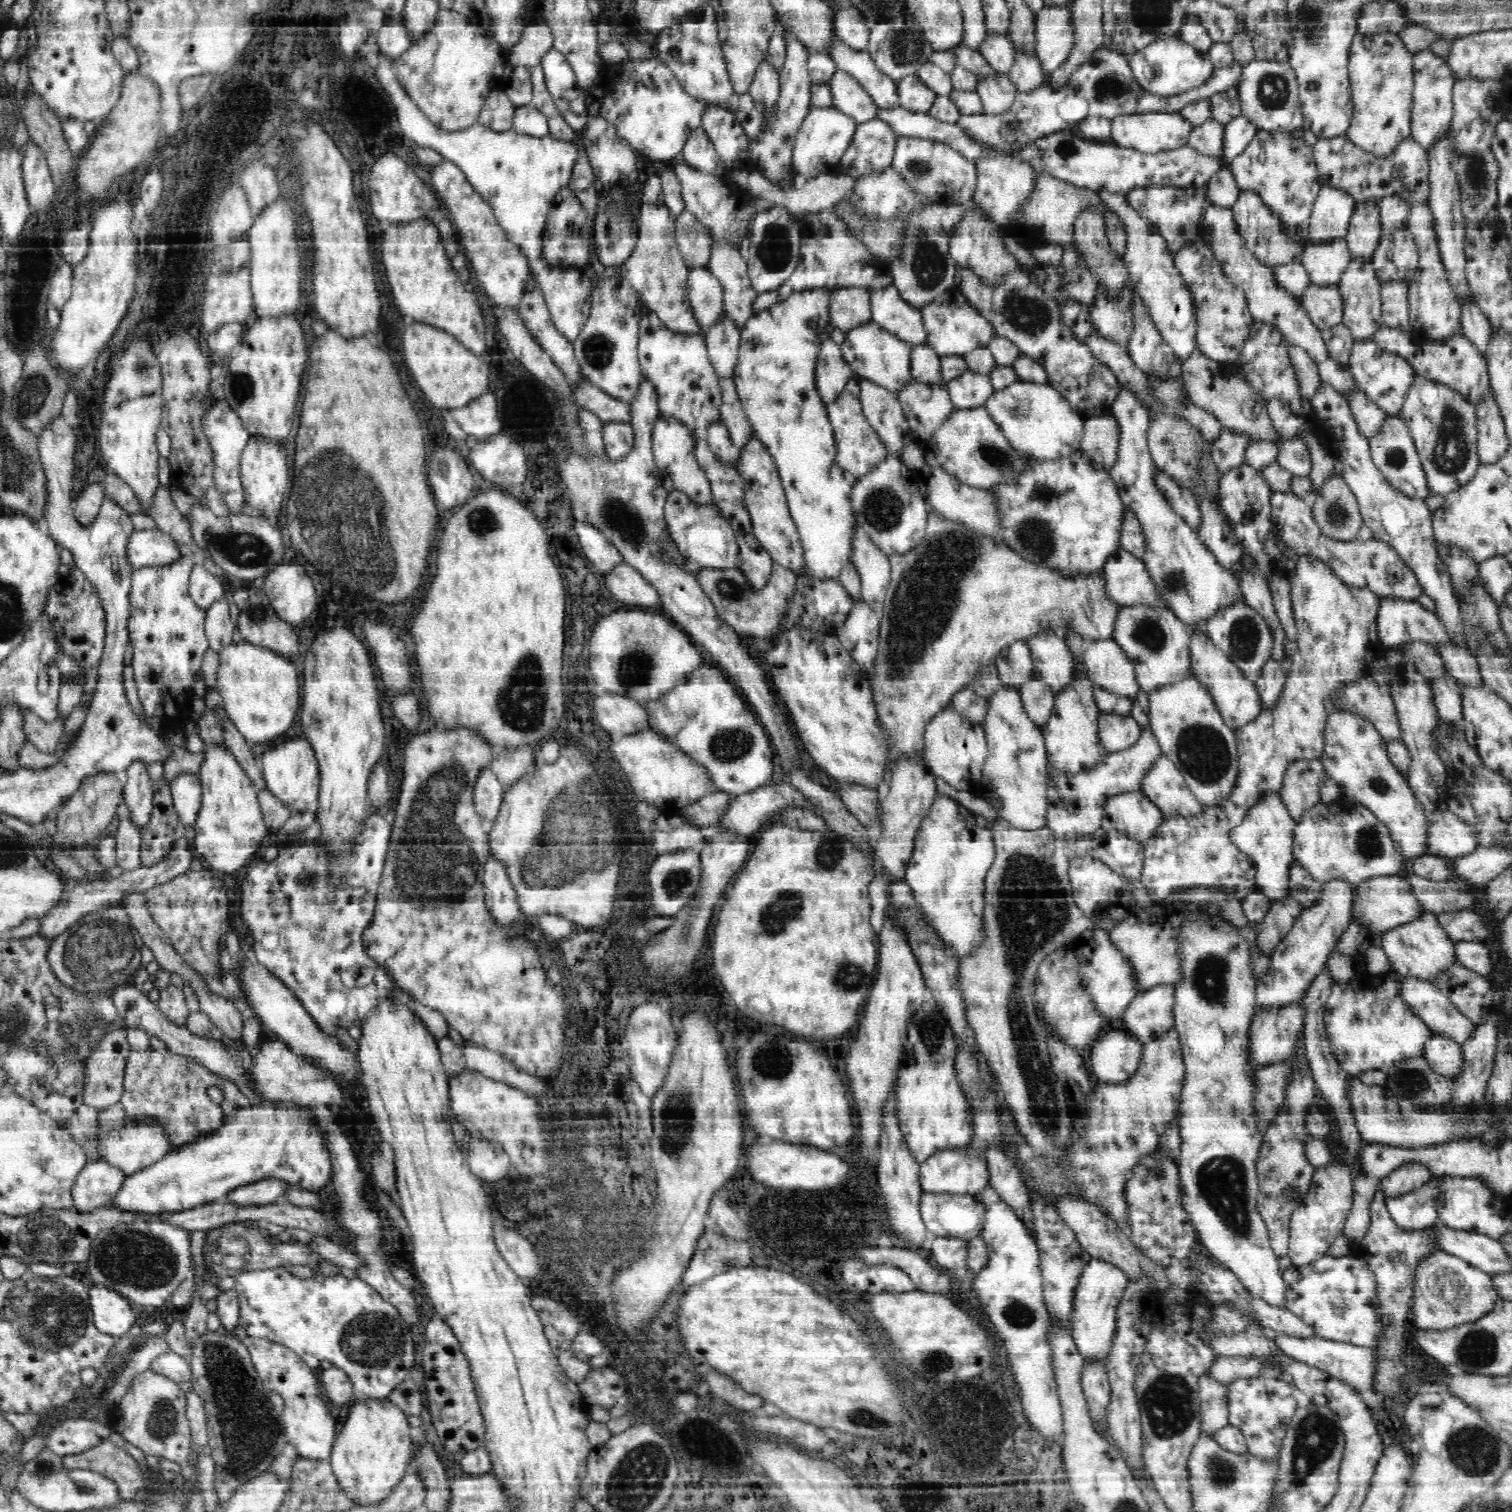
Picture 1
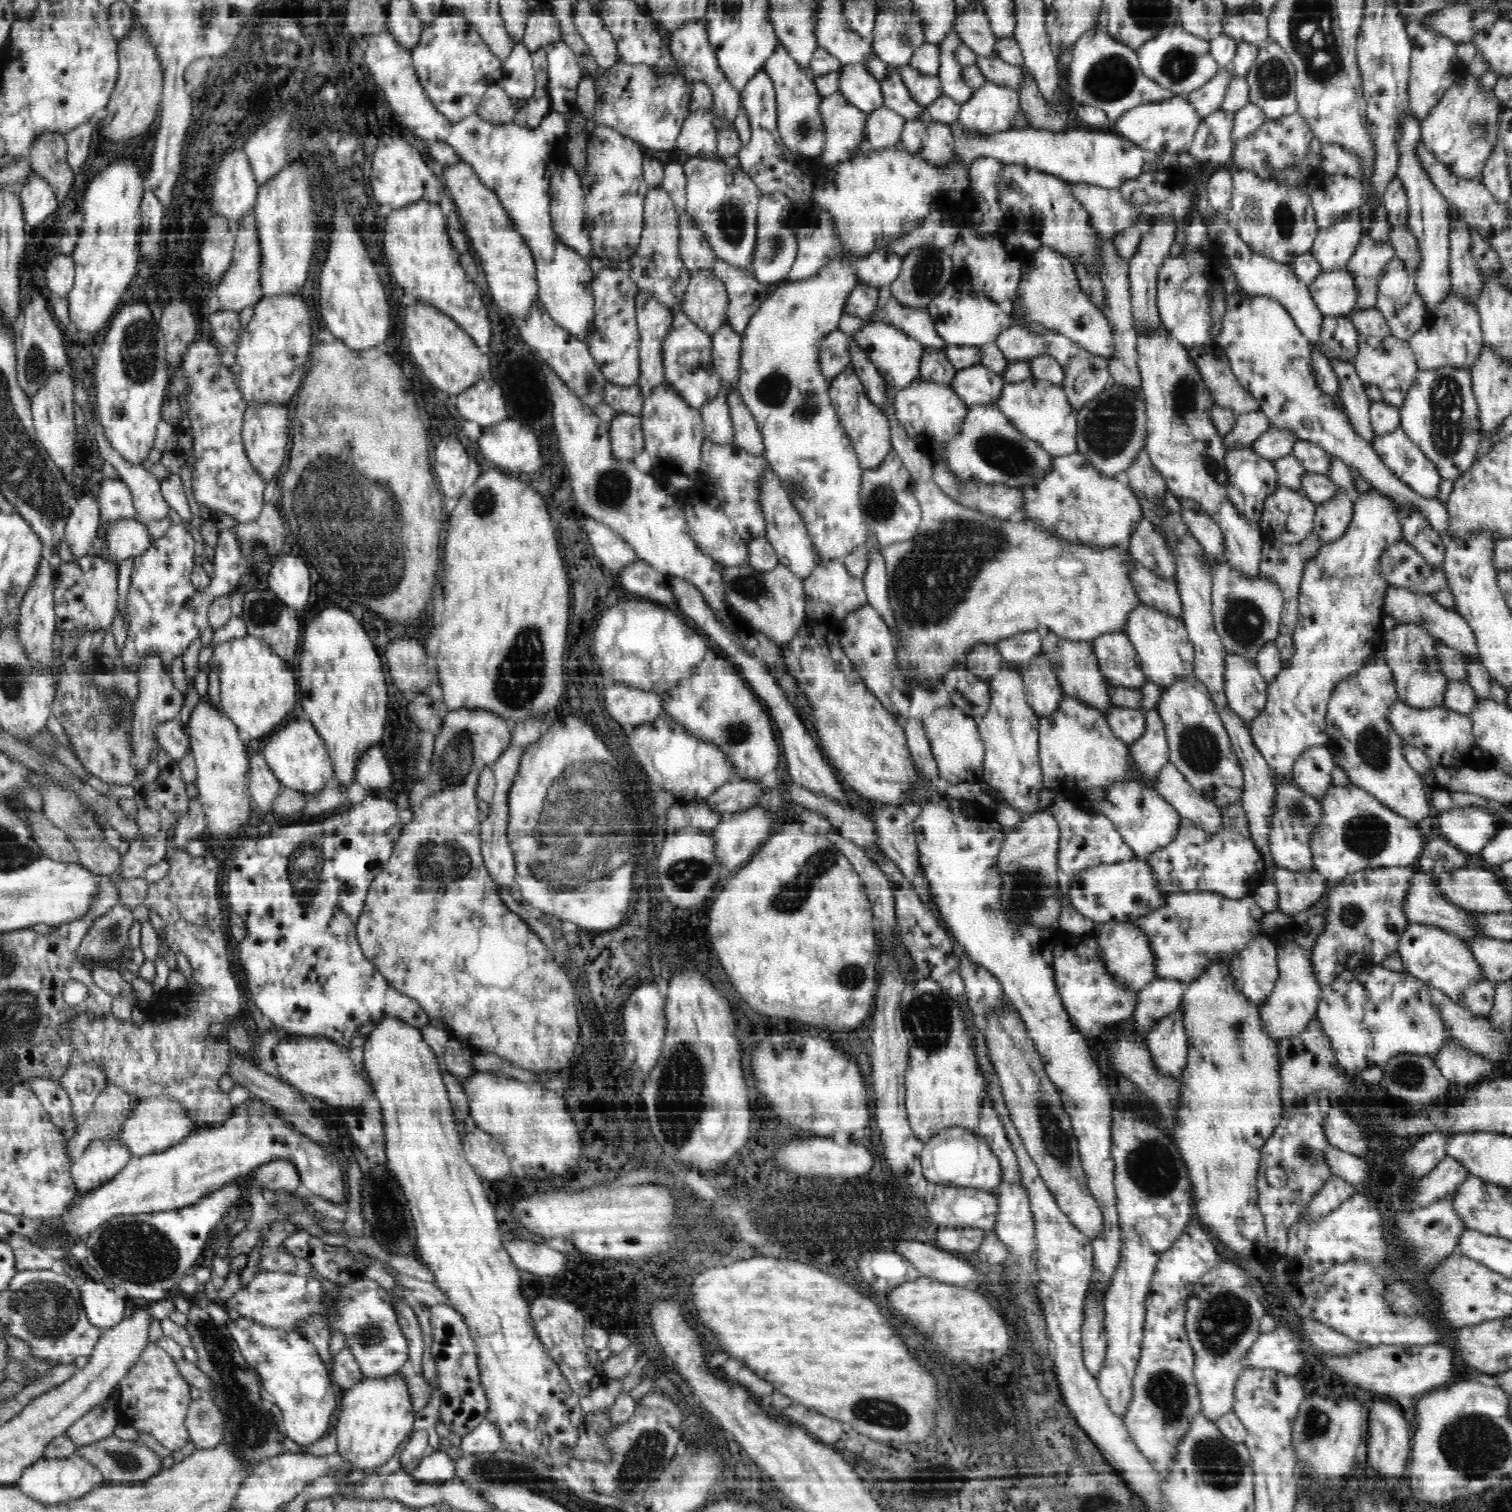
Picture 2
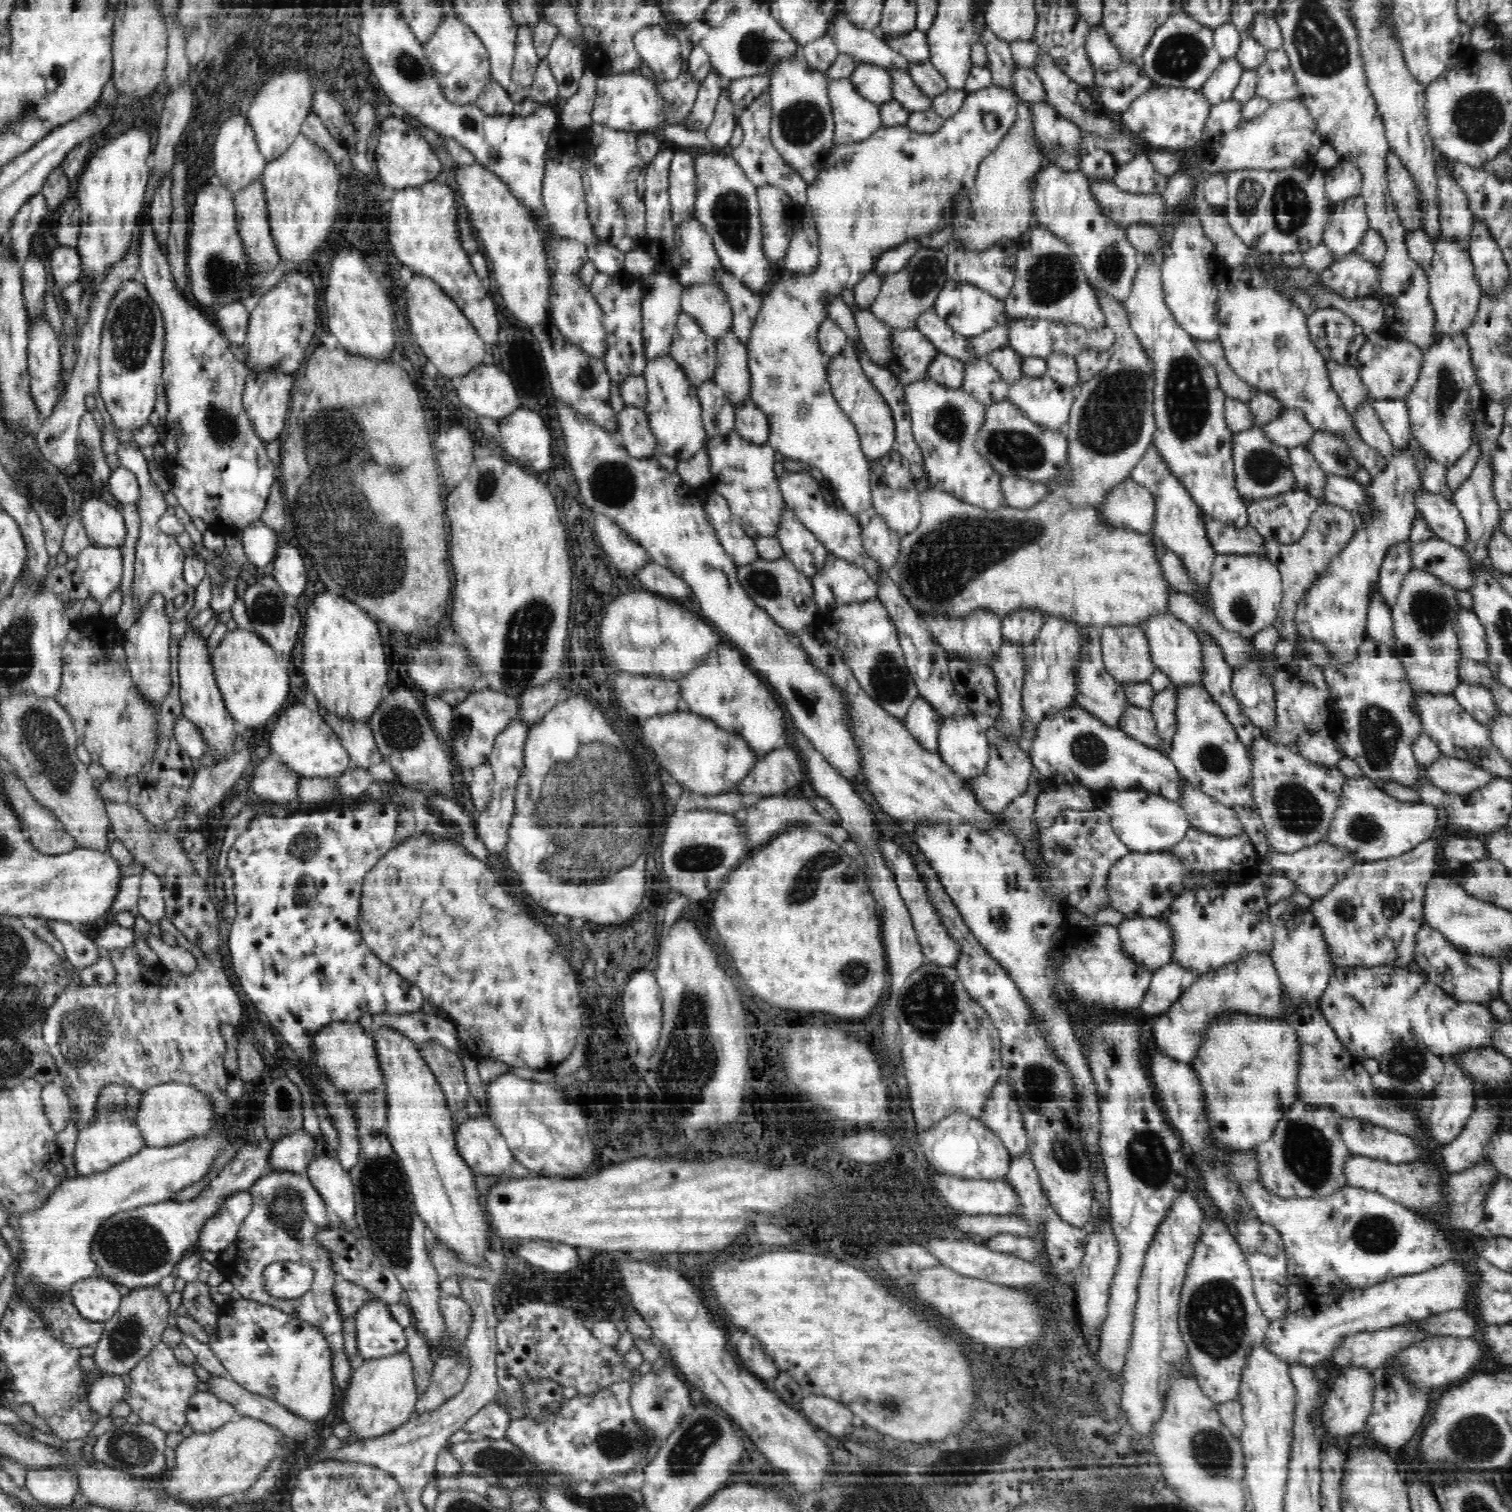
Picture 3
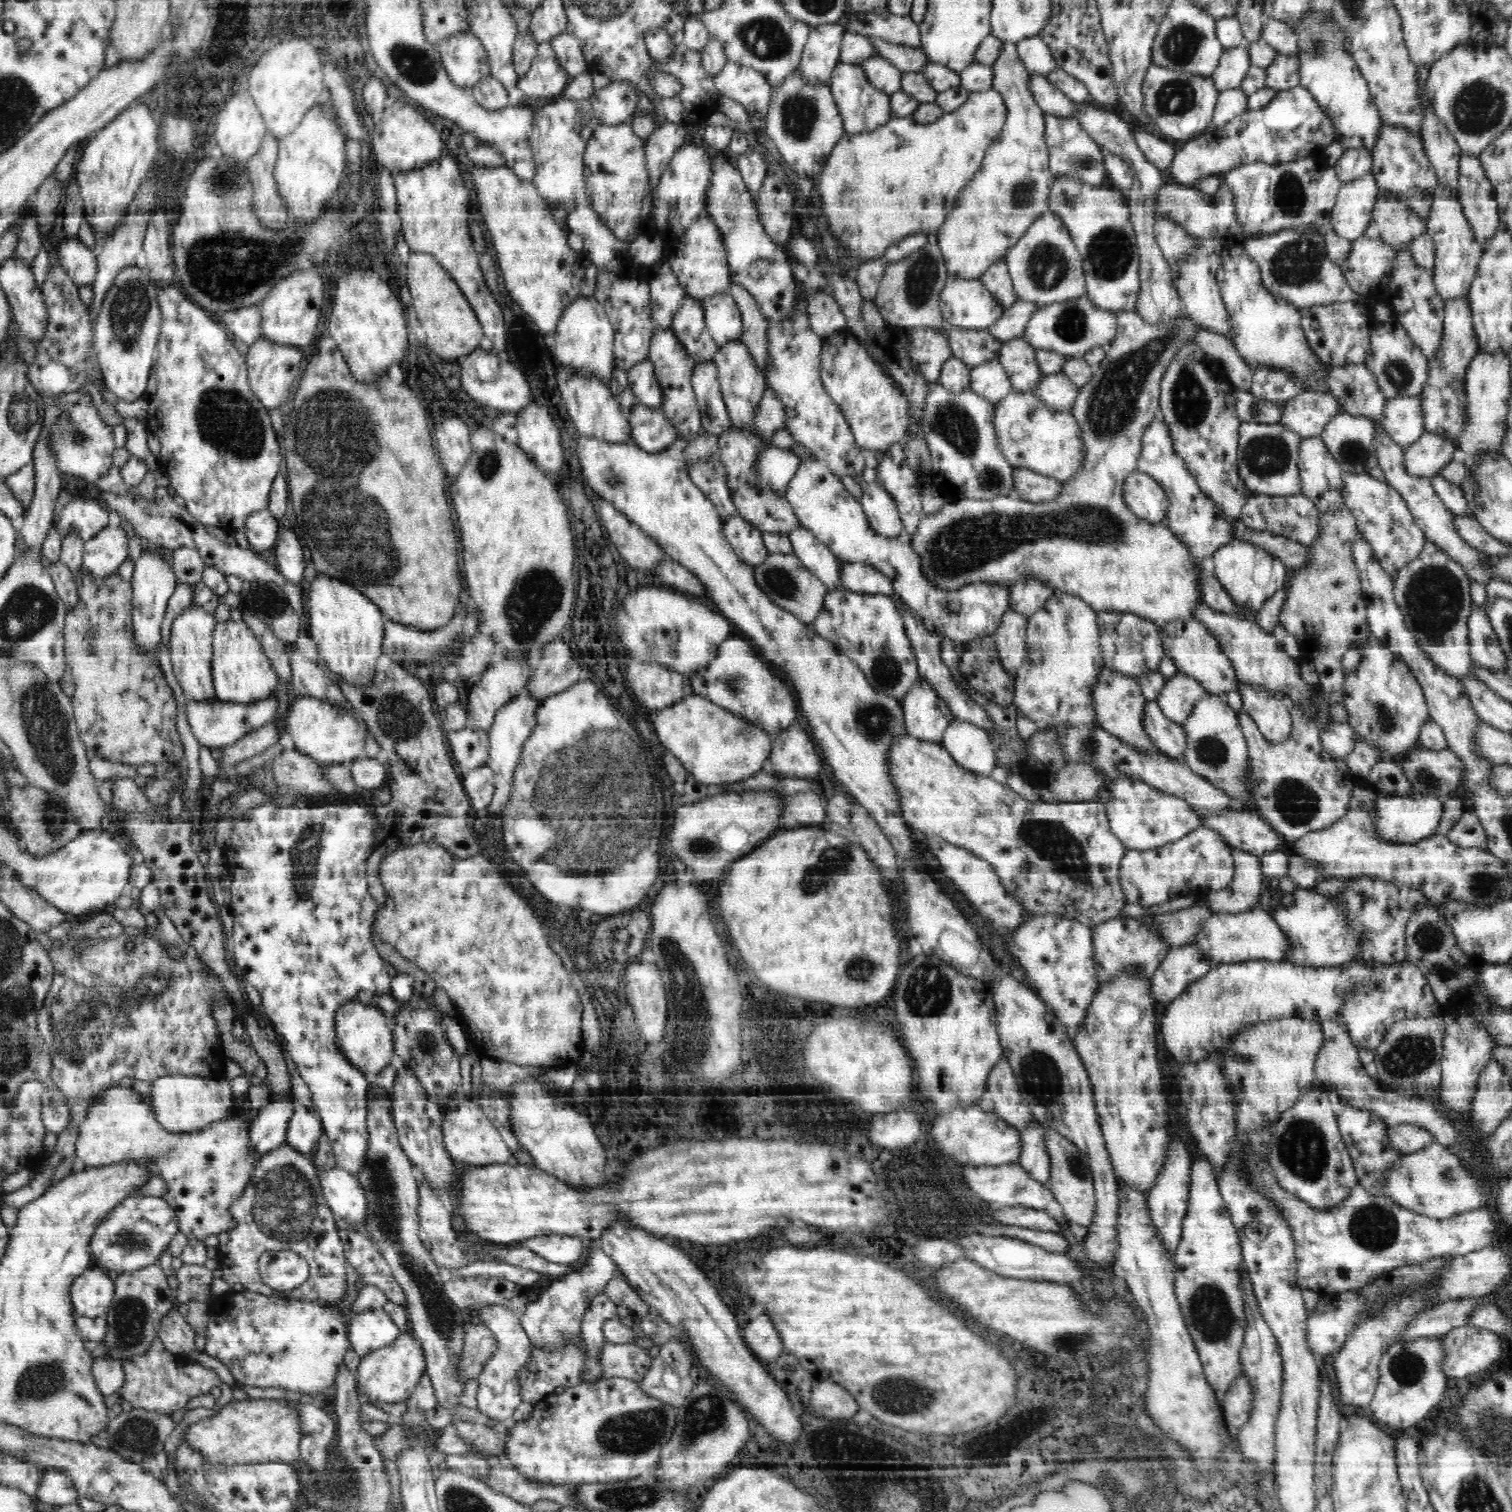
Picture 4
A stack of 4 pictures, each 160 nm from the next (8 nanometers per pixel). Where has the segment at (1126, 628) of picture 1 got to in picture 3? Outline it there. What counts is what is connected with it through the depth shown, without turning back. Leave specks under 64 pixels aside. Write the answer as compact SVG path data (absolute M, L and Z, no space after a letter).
M1170 613L1148 617L1138 625L1146 635L1151 662L1156 670L1162 670L1173 686L1202 686L1202 643L1199 642L1195 629Z

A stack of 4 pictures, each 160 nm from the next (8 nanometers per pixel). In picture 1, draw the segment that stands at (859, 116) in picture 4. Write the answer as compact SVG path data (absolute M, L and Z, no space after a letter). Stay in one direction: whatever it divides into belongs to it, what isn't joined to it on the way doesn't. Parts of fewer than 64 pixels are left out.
M811 108L796 136L793 150L793 168L798 175L812 179L816 175L830 174L830 166L838 164L840 158L852 144L858 124L835 108Z

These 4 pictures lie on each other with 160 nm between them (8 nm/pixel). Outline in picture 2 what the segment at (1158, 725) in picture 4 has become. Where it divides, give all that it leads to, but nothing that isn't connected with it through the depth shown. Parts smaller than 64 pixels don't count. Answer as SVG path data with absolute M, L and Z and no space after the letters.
M1111 706L1103 714L1111 734L1127 745L1138 740L1146 730L1145 714L1141 709Z

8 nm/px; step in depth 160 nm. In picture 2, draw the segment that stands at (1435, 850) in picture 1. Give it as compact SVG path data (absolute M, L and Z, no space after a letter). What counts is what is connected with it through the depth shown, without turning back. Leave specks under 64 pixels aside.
M1480 805L1452 807L1437 814L1438 830L1443 838L1466 854L1480 853L1504 828L1494 809L1484 809Z

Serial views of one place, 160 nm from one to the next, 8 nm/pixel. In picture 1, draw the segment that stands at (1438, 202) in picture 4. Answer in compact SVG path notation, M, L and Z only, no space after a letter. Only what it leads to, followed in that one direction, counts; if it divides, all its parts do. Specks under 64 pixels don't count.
M1462 332L1448 345L1419 344L1411 365L1416 375L1458 391L1458 394L1473 406L1484 402L1484 396L1489 392L1490 379L1487 359L1482 357L1482 353Z

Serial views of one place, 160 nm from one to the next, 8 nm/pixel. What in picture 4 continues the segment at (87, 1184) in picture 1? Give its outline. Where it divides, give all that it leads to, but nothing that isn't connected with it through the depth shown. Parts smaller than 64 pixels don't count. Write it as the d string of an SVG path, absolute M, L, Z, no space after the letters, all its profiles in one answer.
M120 1082L112 1085L86 1112L86 1118L79 1126L75 1142L78 1161L85 1168L98 1168L123 1161L151 1160L167 1184L166 1192L161 1194L162 1200L165 1200L177 1213L181 1231L188 1239L198 1239L202 1242L210 1234L221 1236L226 1231L232 1230L235 1226L231 1216L232 1206L244 1194L257 1162L254 1149L250 1145L249 1123L245 1116L233 1116L228 1120L212 1122L193 1133L172 1133L158 1123L154 1107L149 1100L144 1102L133 1087L123 1088L119 1084Z

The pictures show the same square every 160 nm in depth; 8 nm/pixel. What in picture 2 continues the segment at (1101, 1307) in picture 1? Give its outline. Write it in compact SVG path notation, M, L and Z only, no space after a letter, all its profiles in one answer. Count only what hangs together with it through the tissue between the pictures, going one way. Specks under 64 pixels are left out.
M944 796L924 804L920 815L914 820L916 846L918 847L918 862L923 878L930 890L927 891L935 910L938 910L939 918L946 923L947 931L951 938L958 943L959 950L965 954L967 962L971 966L990 971L998 979L1004 989L1004 996L1013 1004L1014 1008L1022 1016L1022 1021L1029 1028L1029 1036L1033 1038L1038 1053L1045 1062L1045 1071L1054 1087L1058 1088L1062 1097L1062 1106L1071 1118L1071 1127L1079 1146L1079 1156L1082 1167L1087 1176L1087 1187L1092 1196L1097 1200L1104 1216L1104 1232L1102 1238L1092 1239L1094 1272L1088 1291L1094 1291L1104 1300L1105 1292L1109 1287L1121 1260L1121 1221L1117 1211L1117 1196L1114 1186L1116 1166L1112 1157L1111 1127L1113 1120L1111 1112L1113 1104L1111 1100L1112 1088L1108 1088L1106 1078L1100 1074L1100 1066L1090 1056L1086 1041L1072 1025L1067 1013L1063 1010L1062 999L1055 990L1053 972L1051 970L1051 943L1052 932L1040 931L1034 926L1014 926L1003 916L999 906L999 878L994 878L994 864L998 861L999 849L1002 848L1002 840L1006 828L996 820L988 821L982 818L978 806L964 803L958 799Z

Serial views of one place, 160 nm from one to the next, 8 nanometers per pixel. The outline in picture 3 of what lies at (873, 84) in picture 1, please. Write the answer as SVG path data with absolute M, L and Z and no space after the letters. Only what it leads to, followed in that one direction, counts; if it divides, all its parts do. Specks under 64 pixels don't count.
M893 67L887 69L892 78L893 100L902 104L903 109L918 112L931 108L931 100L915 87L914 80L911 79L907 71Z

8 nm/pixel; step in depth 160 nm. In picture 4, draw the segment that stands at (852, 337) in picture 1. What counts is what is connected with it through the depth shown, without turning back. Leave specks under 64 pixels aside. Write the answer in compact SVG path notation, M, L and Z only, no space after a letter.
M918 327L911 334L908 353L913 360L912 367L928 383L938 382L942 364L953 357L950 344L937 328Z

